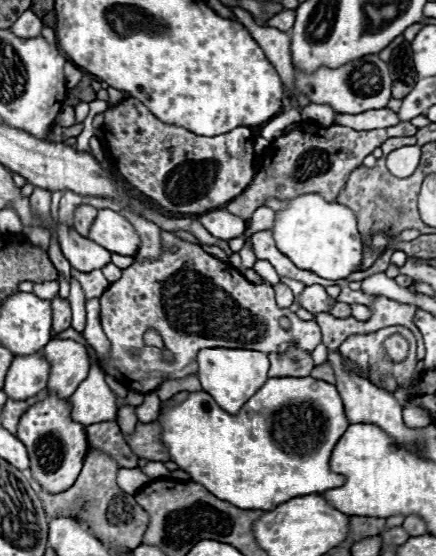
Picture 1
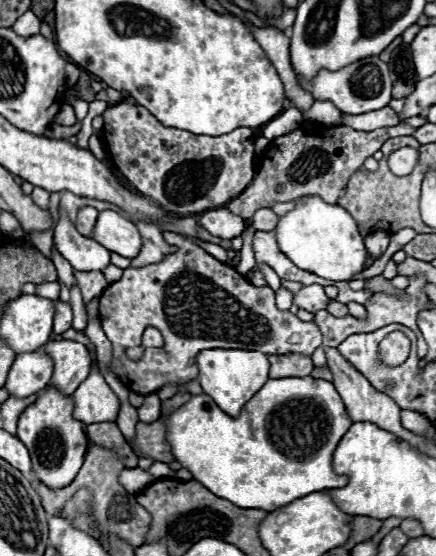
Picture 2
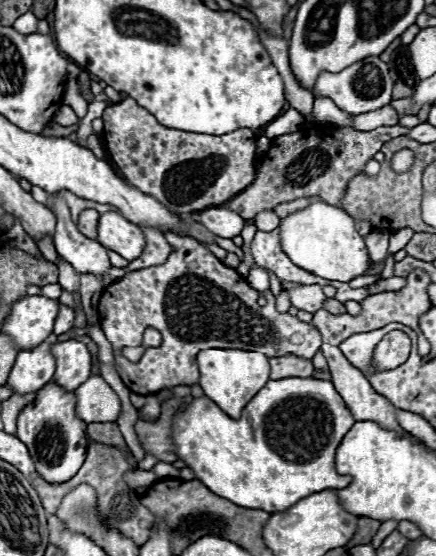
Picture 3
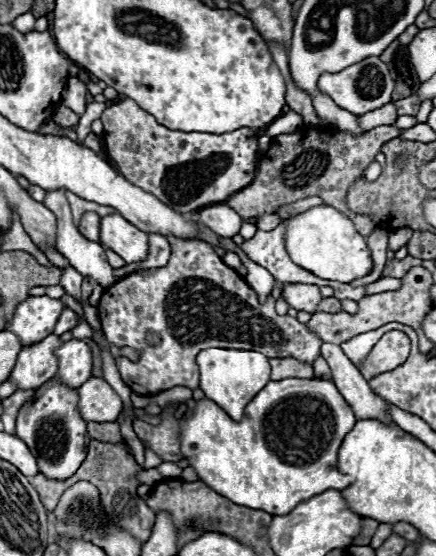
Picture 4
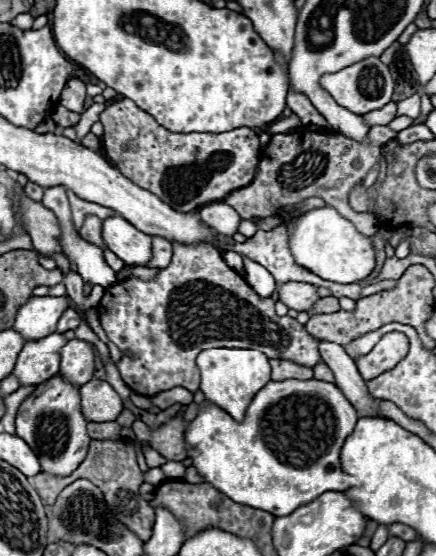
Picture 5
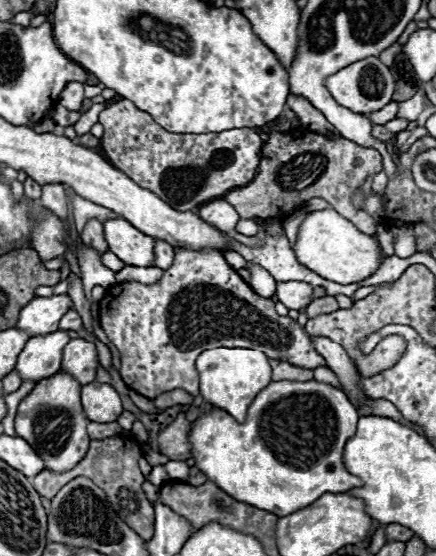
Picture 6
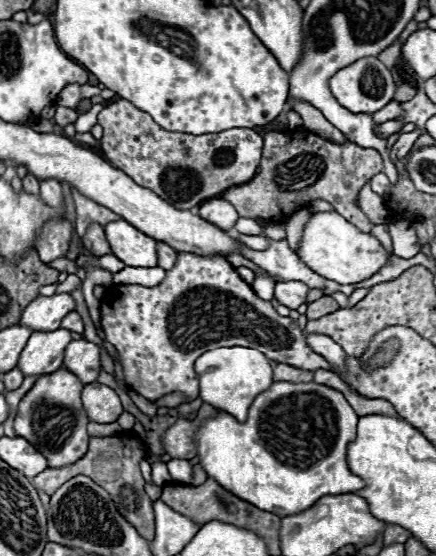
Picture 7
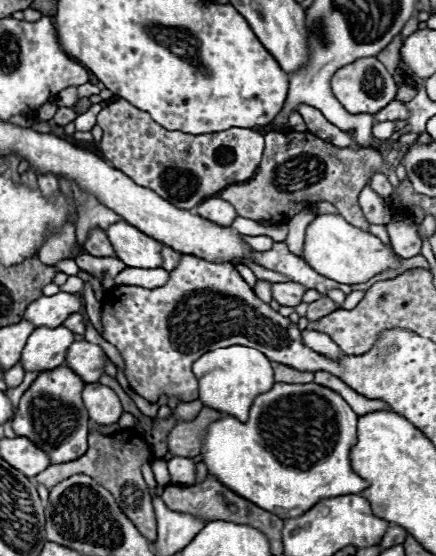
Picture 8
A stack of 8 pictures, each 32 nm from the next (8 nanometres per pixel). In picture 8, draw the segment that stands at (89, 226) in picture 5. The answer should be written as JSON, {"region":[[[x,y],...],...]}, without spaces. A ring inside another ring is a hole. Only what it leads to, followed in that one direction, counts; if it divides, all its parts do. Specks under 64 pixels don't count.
{"region":[[[96,228],[96,230],[88,236],[88,240],[86,240],[84,248],[86,248],[86,252],[88,252],[88,254],[98,256],[98,258],[106,258],[106,256],[116,258],[116,252],[114,252],[114,248],[112,248],[112,244],[110,244],[108,236],[106,236],[100,228]]]}

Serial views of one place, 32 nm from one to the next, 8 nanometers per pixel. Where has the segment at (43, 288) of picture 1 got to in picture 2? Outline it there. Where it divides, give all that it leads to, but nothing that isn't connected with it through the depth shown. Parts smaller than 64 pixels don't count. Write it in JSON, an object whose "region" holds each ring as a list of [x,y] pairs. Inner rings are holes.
{"region":[[[48,282],[48,284],[38,284],[38,294],[42,298],[48,298],[48,300],[58,300],[58,294],[60,294],[60,284],[58,282]]]}

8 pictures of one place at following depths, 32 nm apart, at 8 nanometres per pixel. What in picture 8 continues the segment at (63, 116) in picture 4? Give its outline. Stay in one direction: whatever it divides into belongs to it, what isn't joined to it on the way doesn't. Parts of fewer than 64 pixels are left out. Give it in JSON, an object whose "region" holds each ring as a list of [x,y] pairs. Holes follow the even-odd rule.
{"region":[[[58,108],[58,112],[54,114],[52,120],[58,126],[66,126],[68,122],[74,122],[74,118],[76,118],[76,112],[72,108]]]}

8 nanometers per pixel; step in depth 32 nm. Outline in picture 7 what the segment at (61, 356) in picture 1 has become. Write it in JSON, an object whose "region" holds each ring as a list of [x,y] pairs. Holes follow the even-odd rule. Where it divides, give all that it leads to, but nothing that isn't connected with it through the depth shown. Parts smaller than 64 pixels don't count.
{"region":[[[72,340],[64,354],[64,368],[68,368],[72,374],[76,374],[82,384],[96,382],[102,362],[100,362],[100,348],[88,340]]]}

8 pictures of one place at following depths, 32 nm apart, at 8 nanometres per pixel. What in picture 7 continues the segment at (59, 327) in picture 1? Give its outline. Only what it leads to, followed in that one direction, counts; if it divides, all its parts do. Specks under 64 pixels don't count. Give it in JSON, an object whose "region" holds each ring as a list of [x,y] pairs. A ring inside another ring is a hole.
{"region":[[[70,312],[70,314],[62,320],[62,328],[68,328],[70,332],[82,334],[82,332],[84,332],[84,324],[82,324],[80,314],[78,314],[78,312]]]}

